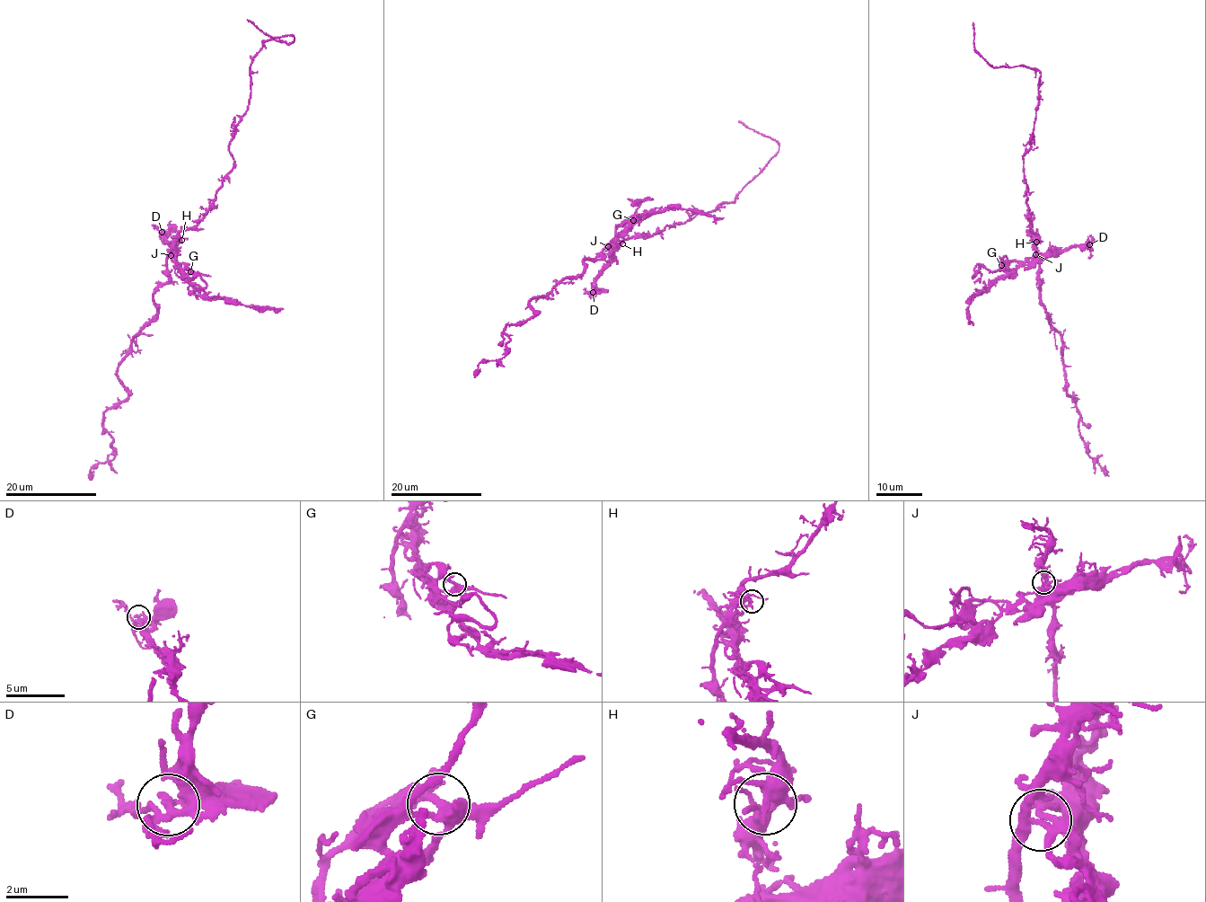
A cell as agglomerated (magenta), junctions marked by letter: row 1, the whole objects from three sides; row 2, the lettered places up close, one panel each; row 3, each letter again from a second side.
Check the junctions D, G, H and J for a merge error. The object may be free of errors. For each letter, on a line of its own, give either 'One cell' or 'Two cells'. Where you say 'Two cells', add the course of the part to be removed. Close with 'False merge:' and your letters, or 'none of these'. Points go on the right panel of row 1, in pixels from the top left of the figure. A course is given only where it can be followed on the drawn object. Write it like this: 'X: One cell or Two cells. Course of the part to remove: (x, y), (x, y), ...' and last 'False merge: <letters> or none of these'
D: One cell
G: One cell
H: One cell
J: Two cells. Course of the part to remove: (1035, 253), (1001, 275), (973, 299), (966, 312), (968, 322)
False merge: J

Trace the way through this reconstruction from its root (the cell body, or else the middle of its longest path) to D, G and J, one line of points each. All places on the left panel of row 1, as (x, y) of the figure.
D: (182, 231), (171, 250), (172, 253), (174, 246), (168, 243), (162, 232)
G: (182, 231), (175, 243), (177, 264), (175, 266), (190, 271)
J: (182, 231), (170, 254)

